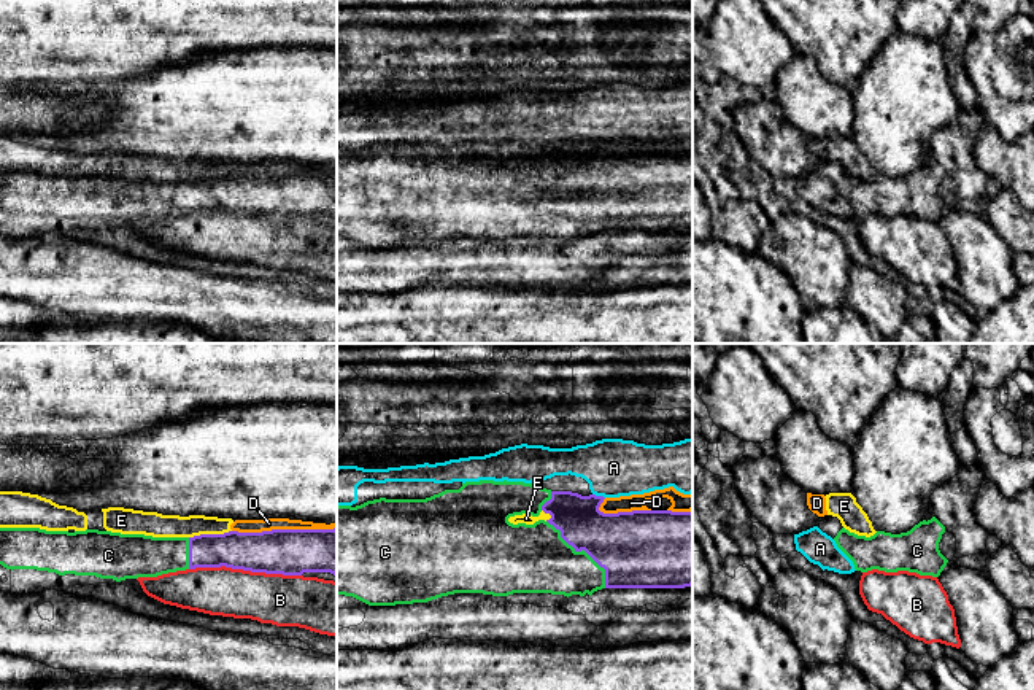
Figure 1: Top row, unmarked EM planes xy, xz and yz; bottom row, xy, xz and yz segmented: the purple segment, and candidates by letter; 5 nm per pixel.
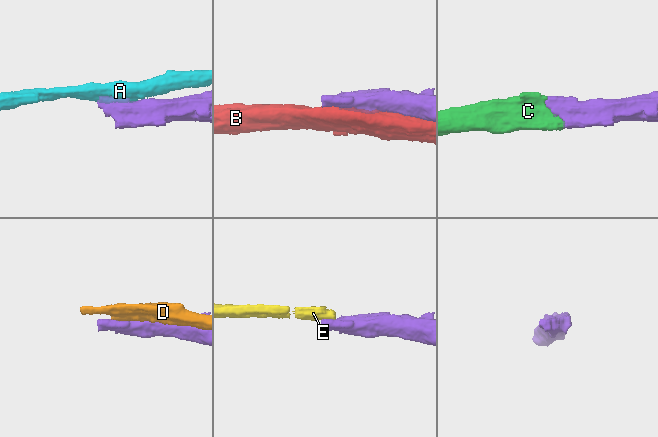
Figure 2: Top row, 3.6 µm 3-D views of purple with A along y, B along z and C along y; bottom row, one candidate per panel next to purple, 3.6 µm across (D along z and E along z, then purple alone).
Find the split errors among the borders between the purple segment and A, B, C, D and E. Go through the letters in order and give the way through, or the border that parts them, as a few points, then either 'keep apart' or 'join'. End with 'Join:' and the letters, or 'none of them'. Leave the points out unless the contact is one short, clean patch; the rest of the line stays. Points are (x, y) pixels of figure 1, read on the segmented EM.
A: keep apart
B: keep apart
C: join
D: keep apart
E: keep apart
Join: C

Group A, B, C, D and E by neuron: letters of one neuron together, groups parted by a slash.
A / B / C / D E

